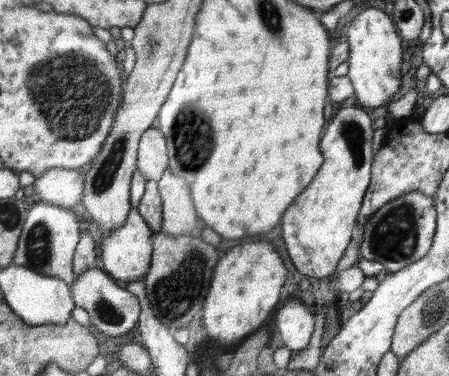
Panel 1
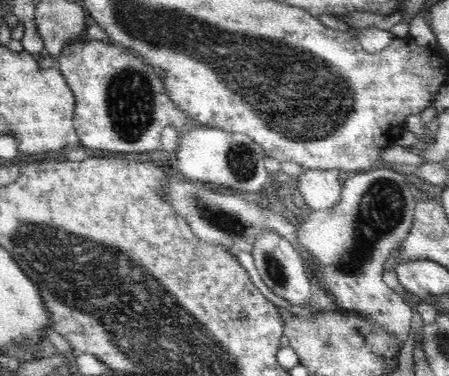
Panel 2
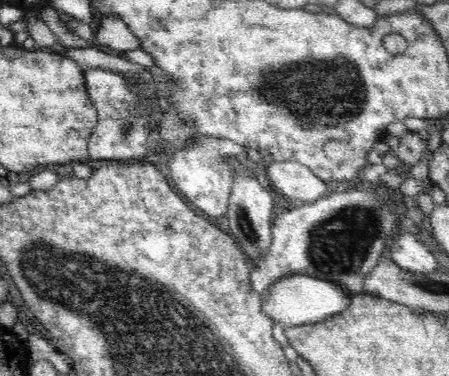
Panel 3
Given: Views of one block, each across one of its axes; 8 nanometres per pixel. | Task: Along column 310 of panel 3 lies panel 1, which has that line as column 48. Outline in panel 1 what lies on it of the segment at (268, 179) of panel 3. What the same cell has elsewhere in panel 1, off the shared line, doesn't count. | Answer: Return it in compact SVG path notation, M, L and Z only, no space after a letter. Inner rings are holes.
M53 168L41 174L33 186L35 194L45 202L65 210L81 212L81 196L83 196L83 174L77 170L61 170Z

